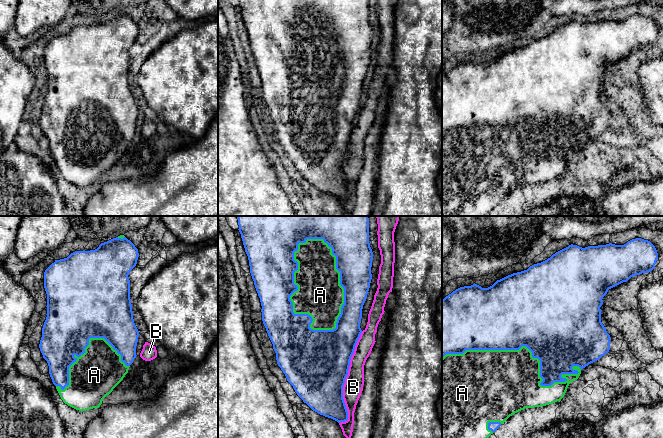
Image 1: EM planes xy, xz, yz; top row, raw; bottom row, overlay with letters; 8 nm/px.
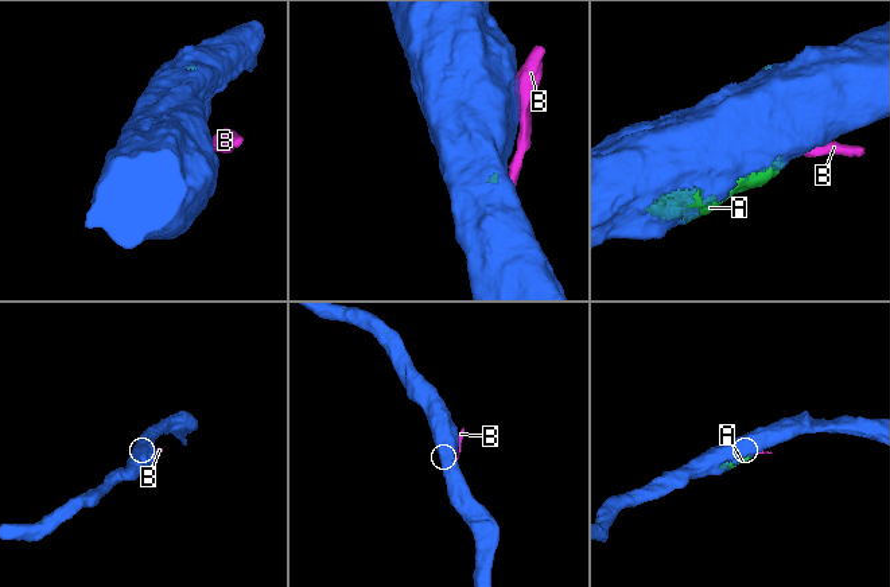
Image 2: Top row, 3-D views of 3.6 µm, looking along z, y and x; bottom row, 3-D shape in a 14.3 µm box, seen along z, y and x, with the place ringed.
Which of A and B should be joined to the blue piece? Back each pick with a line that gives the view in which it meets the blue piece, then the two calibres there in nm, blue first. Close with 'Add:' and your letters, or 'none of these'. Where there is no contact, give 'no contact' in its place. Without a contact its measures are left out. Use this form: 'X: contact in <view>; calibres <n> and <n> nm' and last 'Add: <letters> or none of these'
A: contact in xz; calibres 300 and 360 nm
Add: A

